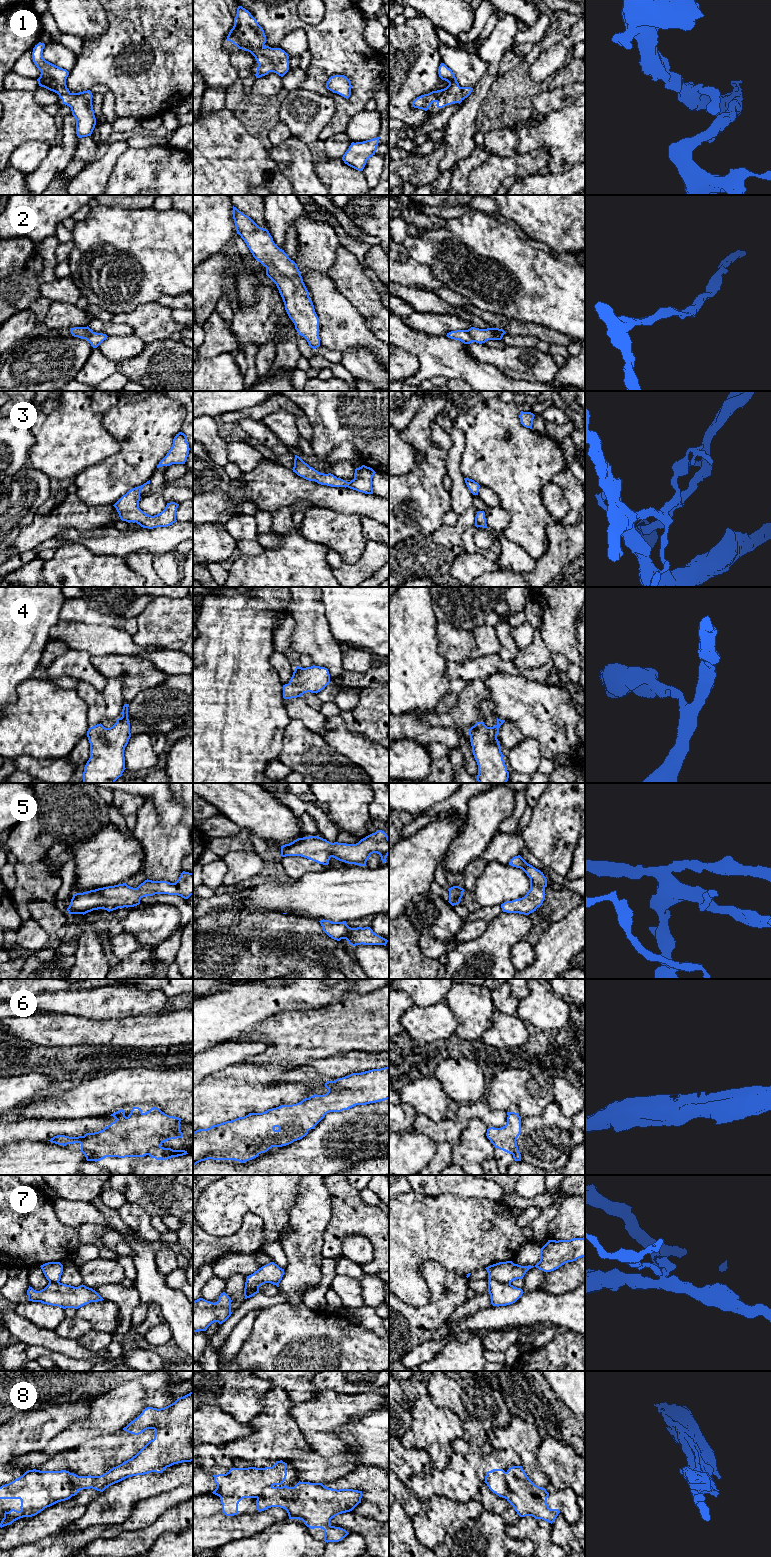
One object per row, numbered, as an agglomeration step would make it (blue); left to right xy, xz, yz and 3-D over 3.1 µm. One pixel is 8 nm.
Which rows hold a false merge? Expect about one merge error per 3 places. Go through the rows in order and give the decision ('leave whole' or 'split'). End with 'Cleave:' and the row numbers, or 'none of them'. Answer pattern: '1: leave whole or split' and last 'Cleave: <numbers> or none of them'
1: leave whole
2: leave whole
3: leave whole
4: leave whole
5: leave whole
6: leave whole
7: split
8: split
Cleave: 7, 8

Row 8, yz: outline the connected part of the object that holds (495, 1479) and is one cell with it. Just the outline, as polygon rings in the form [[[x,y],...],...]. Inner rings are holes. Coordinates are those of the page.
[[[493,1469],[487,1472],[485,1483],[493,1493],[506,1499],[509,1495],[509,1486],[505,1475],[506,1472],[503,1469]]]

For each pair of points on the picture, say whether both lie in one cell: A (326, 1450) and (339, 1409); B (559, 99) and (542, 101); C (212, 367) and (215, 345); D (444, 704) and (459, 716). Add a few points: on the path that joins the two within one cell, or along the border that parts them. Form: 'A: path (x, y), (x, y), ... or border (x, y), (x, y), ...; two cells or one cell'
A: path (318, 1439), (315, 1436), (314, 1430), (328, 1416); one cell
B: path (555, 99), (546, 101); one cell
C: border (234, 352), (221, 352), (210, 357), (203, 357); two cells
D: border (459, 695), (447, 710), (427, 715); two cells

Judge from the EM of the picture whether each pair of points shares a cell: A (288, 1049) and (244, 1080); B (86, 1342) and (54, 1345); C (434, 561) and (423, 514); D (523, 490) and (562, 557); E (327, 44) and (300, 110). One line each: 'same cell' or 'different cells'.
A: different cells
B: different cells
C: different cells
D: different cells
E: different cells

